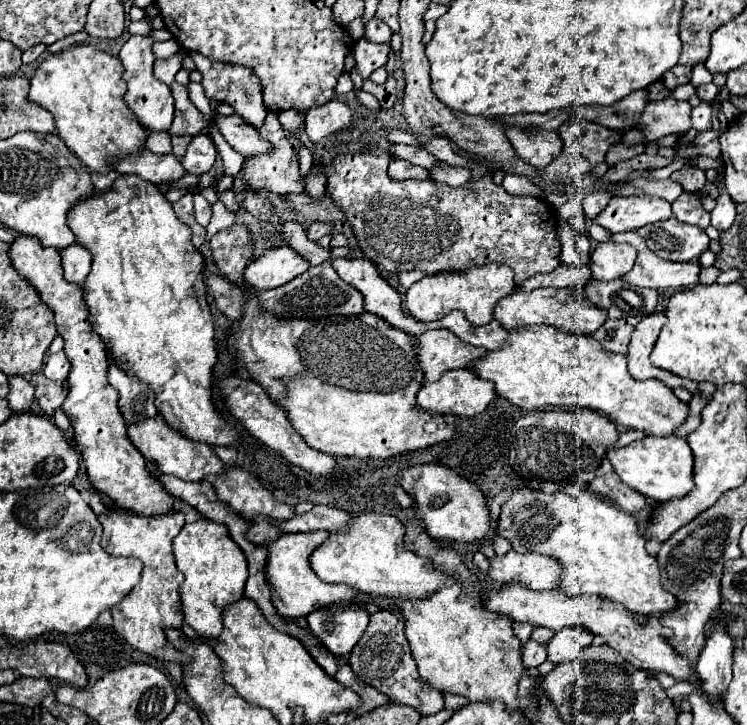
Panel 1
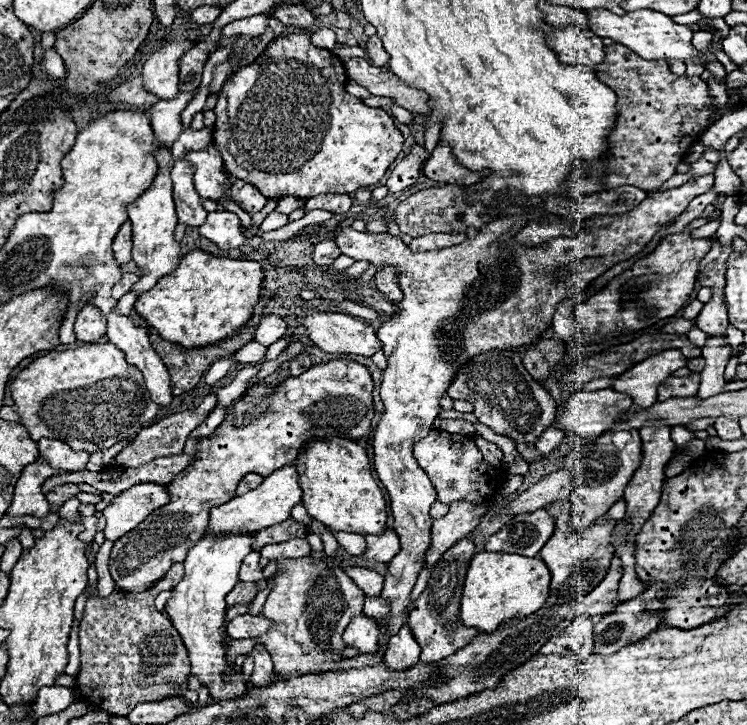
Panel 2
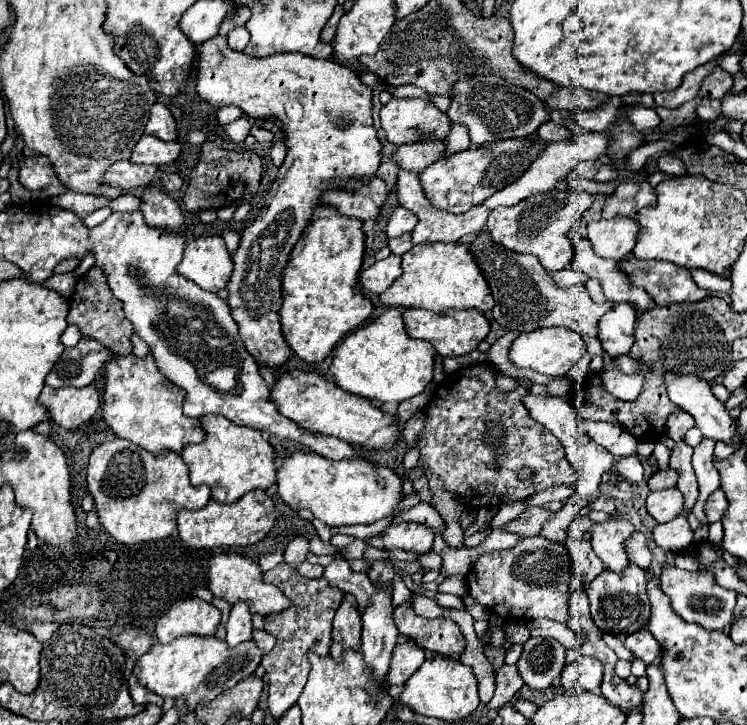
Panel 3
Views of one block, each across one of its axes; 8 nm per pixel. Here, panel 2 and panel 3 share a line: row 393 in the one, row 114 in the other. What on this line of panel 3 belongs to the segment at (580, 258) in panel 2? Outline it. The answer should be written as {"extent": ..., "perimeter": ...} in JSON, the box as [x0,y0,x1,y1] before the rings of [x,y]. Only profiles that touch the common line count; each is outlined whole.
{"extent":[380,98,452,144],"perimeter":[[[392,98],[380,110],[382,128],[390,144],[416,144],[418,140],[446,140],[452,122],[432,102],[422,98]]]}

